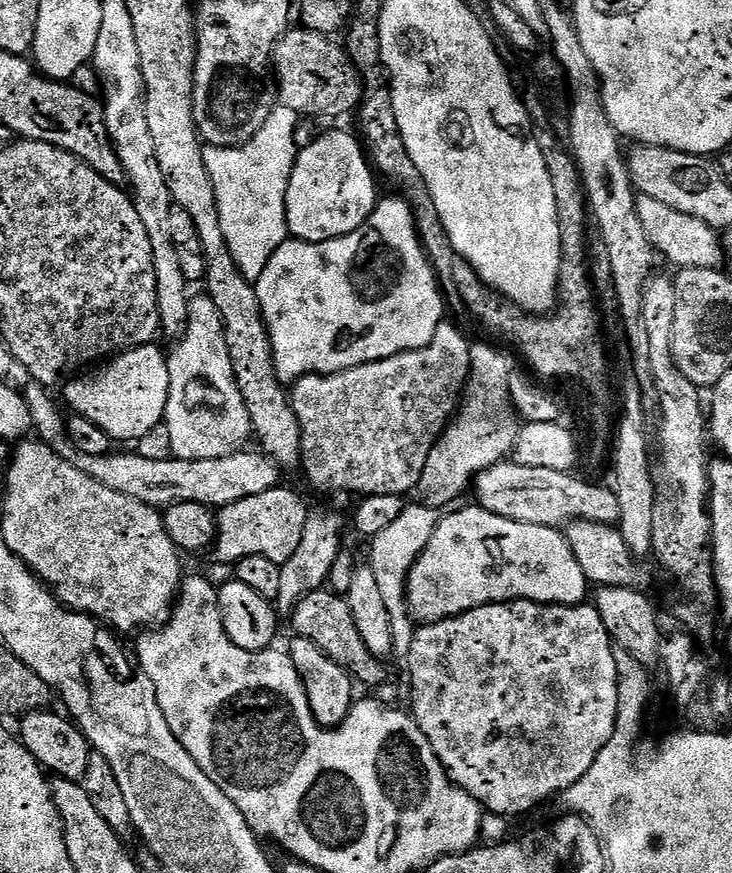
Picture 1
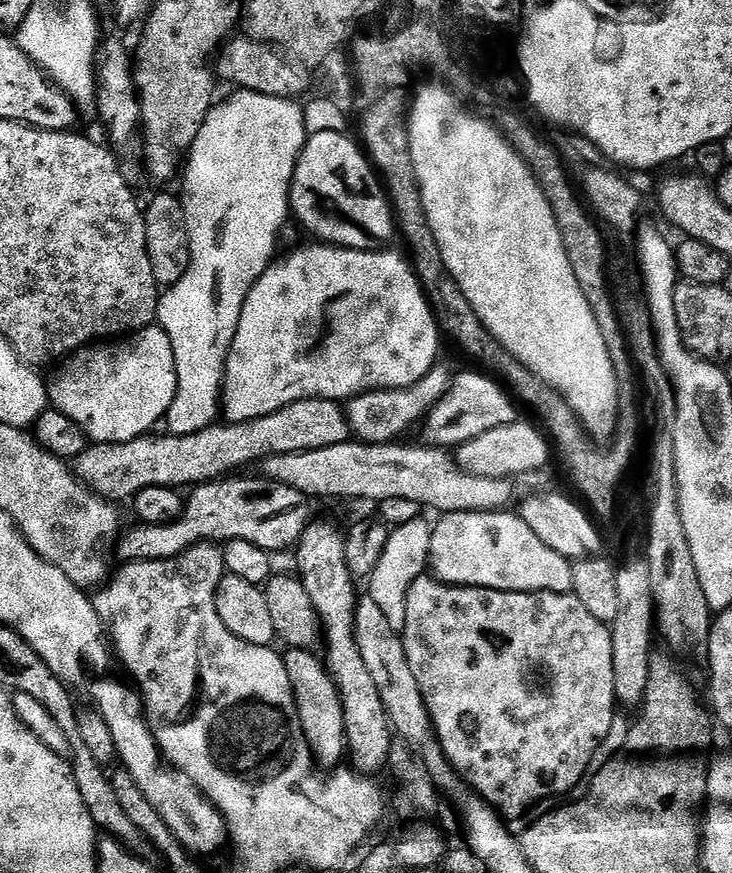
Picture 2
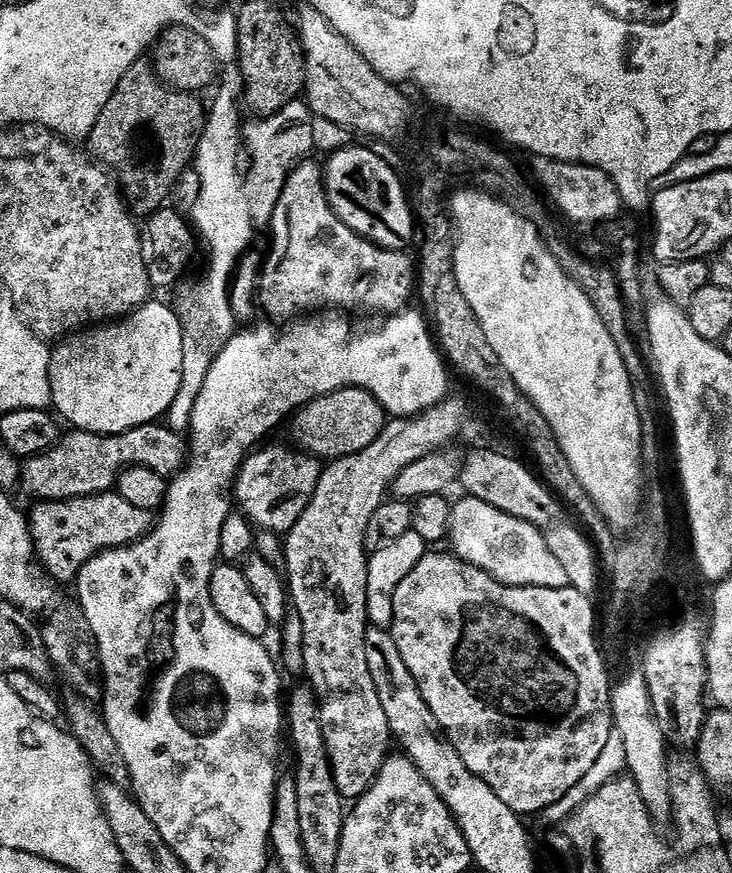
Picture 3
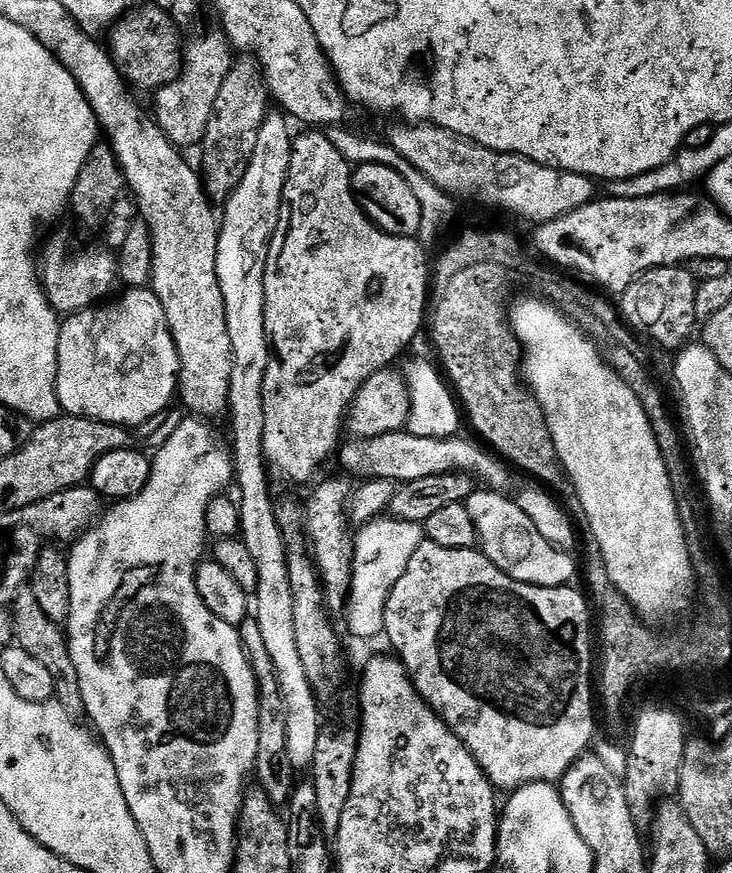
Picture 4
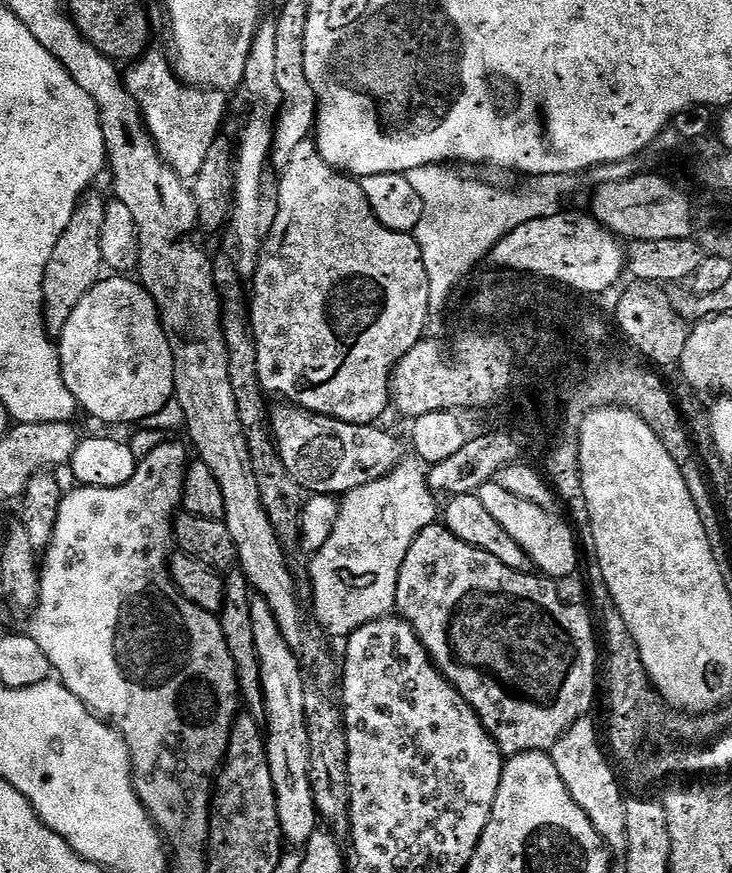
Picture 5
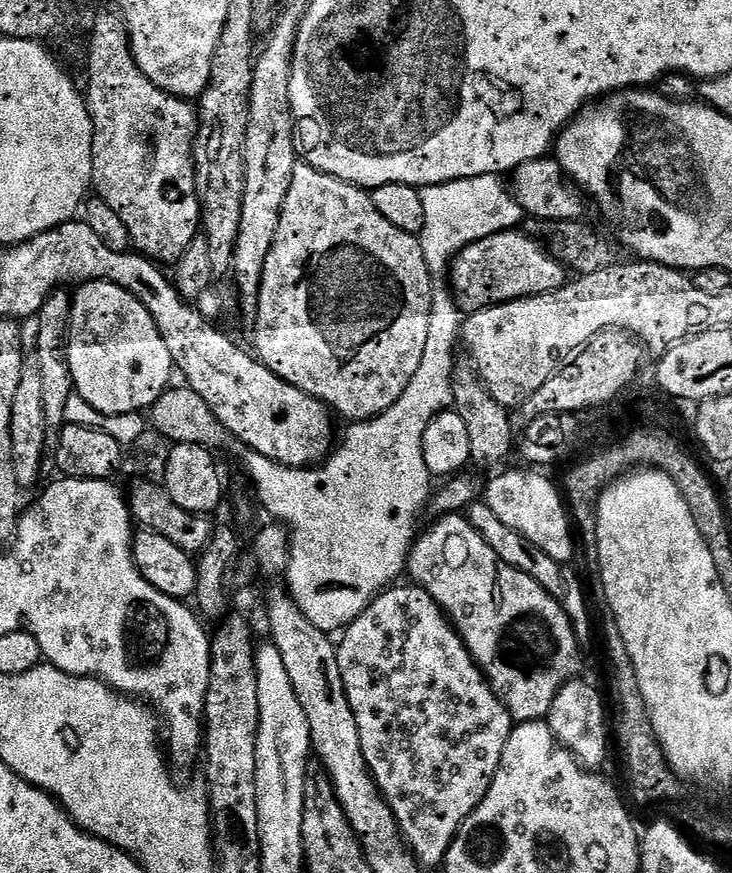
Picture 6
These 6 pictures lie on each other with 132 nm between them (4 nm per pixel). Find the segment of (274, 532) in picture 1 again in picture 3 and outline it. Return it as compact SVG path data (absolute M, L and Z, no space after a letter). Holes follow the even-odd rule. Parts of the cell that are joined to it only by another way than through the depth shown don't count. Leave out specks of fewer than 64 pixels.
M276 444L273 448L261 447L259 450L253 451L244 457L240 473L236 475L234 500L236 496L237 502L240 503L239 511L247 516L257 529L265 532L287 534L294 526L294 522L298 522L298 518L302 518L302 510L306 510L306 506L310 506L310 498L314 498L314 494L318 490L318 478L322 471L321 461L295 447L287 447L283 448L282 445ZM115 490L103 492L101 496L79 496L69 500L46 500L35 505L32 516L27 517L28 533L32 536L32 551L39 567L57 585L71 585L80 574L80 567L90 562L100 552L109 552L112 548L126 548L136 544L141 538L152 531L158 522L156 512L138 510L138 506L130 506L126 498L122 498Z

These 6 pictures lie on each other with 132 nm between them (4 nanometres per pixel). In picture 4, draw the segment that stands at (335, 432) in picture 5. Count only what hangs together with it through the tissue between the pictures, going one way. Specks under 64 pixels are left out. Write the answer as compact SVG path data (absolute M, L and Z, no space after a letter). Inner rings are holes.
M407 430L391 432L378 438L349 439L347 441L349 444L345 443L339 449L338 457L340 456L341 466L349 472L347 473L349 477L362 476L360 478L365 481L388 479L401 486L412 480L430 478L432 475L464 473L475 478L480 484L484 483L481 485L487 486L491 491L503 493L507 489L505 487L508 484L509 469L491 451L481 447L475 439L472 439L473 441L460 439L459 435L442 440L422 438Z

